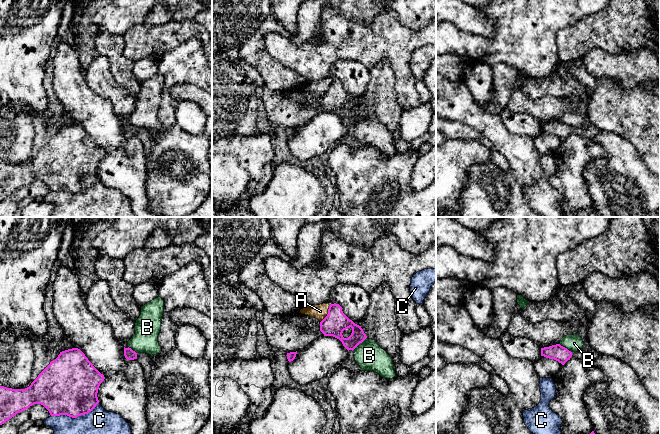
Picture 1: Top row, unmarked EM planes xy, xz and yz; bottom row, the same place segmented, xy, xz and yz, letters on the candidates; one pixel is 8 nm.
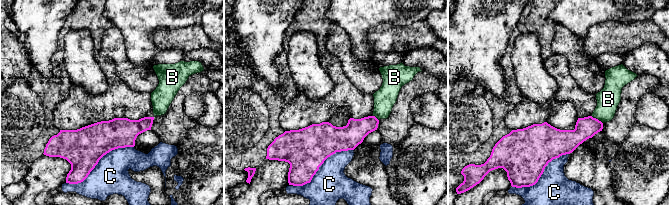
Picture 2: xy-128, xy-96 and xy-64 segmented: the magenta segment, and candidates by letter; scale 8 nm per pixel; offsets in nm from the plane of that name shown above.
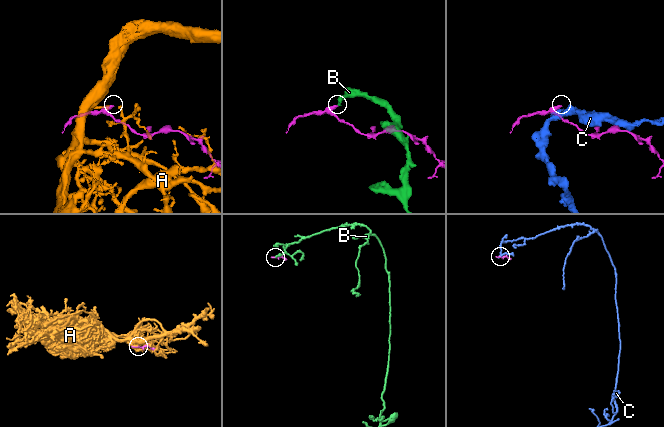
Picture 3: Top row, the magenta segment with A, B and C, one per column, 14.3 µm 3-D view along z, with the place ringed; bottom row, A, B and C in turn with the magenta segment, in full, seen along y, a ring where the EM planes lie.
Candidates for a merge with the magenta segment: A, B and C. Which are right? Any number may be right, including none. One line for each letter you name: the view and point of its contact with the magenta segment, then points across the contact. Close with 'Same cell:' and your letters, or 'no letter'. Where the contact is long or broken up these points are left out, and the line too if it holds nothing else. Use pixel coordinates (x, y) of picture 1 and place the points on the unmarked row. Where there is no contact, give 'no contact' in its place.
Same cell: no letter

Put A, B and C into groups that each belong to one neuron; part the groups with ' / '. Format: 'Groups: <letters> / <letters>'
Groups: A / B / C

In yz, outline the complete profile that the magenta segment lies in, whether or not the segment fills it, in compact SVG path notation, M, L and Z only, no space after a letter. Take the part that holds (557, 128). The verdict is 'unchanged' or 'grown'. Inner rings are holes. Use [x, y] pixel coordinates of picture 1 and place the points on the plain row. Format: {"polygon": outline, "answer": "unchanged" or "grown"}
{"polygon": "M560 120L541 124L541 132L554 135L564 141L572 133L572 128Z", "answer": "unchanged"}

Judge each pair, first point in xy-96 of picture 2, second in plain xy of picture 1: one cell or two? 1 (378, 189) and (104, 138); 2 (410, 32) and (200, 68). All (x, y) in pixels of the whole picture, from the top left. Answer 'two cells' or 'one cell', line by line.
1: one cell
2: two cells

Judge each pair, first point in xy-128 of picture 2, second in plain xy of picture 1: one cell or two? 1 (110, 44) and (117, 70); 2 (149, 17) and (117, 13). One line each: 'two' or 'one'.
1: one
2: one

